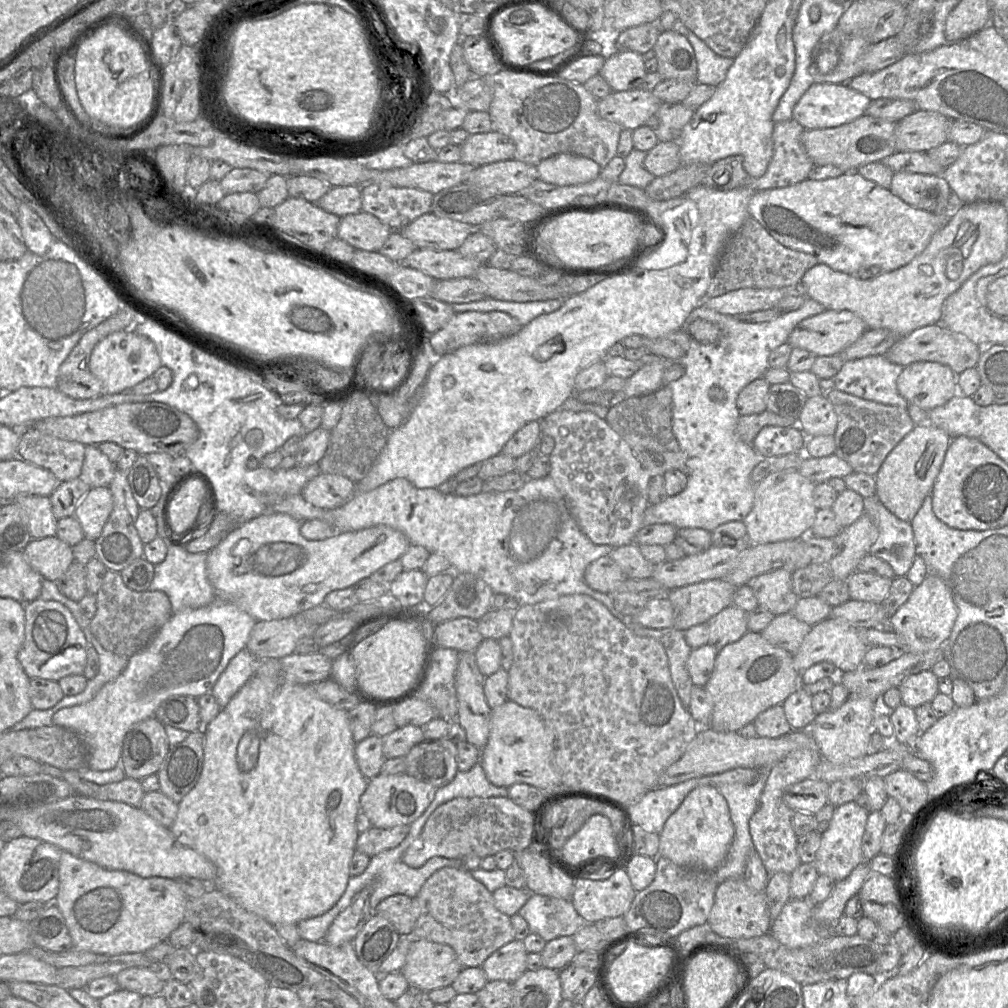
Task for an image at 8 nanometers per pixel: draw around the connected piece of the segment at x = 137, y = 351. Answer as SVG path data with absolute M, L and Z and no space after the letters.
M132 329L113 332L96 344L89 359L91 373L100 381L102 393L117 394L151 377L162 366L154 343Z

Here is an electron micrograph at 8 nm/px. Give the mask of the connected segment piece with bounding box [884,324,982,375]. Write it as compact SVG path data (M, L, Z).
M931 324L899 337L884 356L890 362L903 367L919 361L938 362L959 375L968 368L976 367L981 351L982 348L965 335L953 332L941 324Z

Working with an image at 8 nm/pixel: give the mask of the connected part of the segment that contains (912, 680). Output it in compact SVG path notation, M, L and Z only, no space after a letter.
M932 670L908 676L899 685L902 703L915 709L924 703L932 702L939 693L938 681L939 678Z

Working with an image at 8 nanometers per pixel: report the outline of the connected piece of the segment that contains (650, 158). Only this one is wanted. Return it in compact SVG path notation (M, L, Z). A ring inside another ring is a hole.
M676 140L658 142L647 151L644 159L644 167L655 177L674 172L682 165L679 142Z

